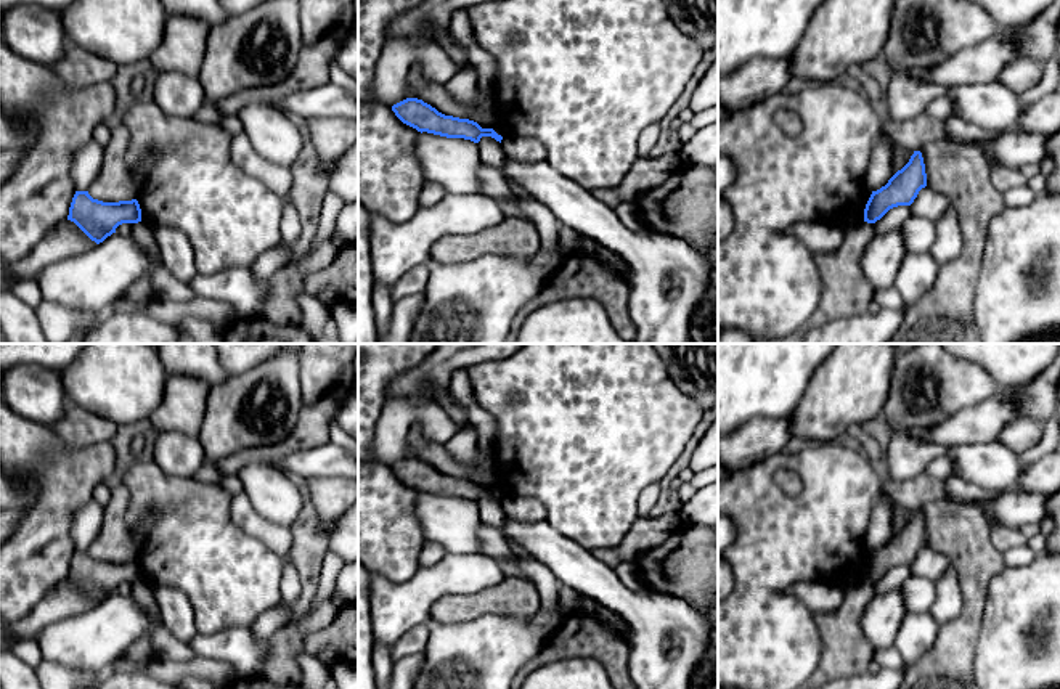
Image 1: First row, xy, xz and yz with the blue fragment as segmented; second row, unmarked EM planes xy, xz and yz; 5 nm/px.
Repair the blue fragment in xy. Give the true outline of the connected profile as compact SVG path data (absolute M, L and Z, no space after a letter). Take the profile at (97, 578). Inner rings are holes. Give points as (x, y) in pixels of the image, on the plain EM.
M75 551L67 580L74 581L92 601L100 604L116 593L119 585L141 581L141 569L137 559L103 562L93 559L88 551Z

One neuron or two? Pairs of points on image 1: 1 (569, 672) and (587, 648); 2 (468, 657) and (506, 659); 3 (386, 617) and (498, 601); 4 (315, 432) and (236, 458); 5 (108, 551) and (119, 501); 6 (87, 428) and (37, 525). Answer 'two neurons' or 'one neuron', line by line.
1: two neurons
2: one neuron
3: two neurons
4: one neuron
5: one neuron
6: two neurons

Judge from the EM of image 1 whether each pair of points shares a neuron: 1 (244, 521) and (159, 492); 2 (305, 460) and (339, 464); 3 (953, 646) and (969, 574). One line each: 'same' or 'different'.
1: different
2: same
3: same

